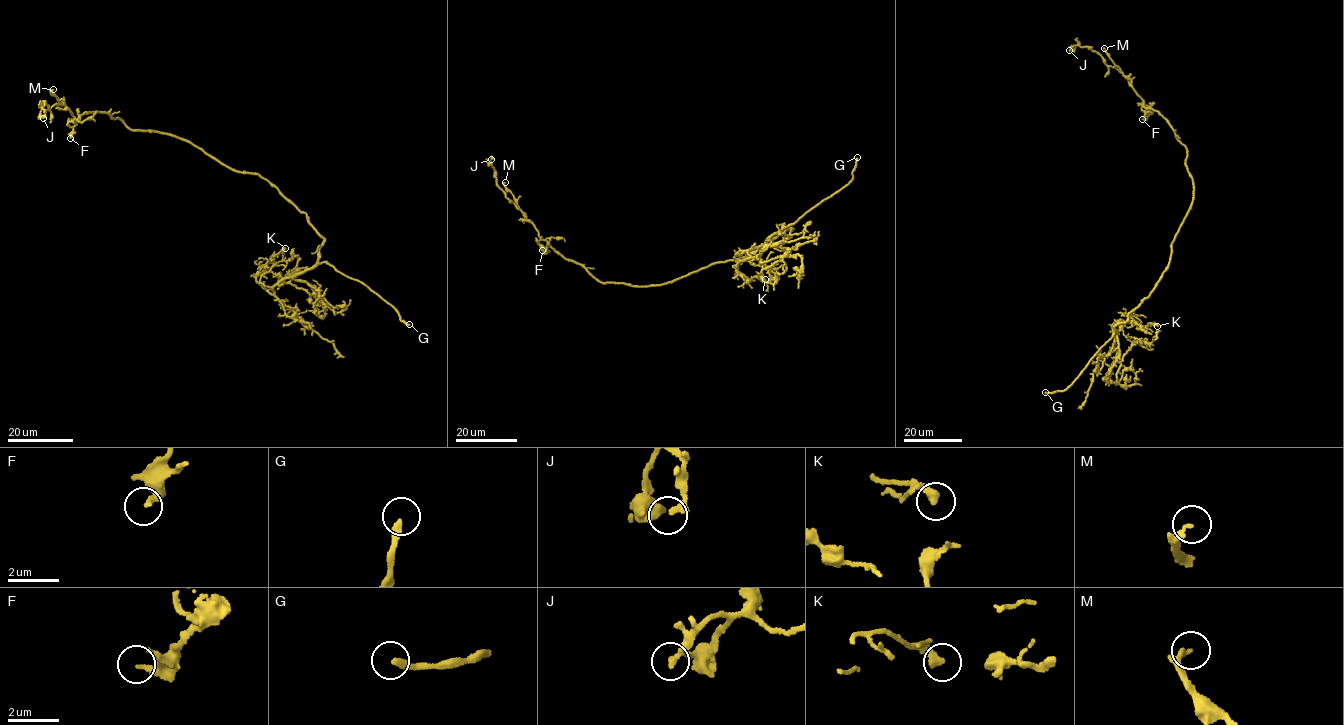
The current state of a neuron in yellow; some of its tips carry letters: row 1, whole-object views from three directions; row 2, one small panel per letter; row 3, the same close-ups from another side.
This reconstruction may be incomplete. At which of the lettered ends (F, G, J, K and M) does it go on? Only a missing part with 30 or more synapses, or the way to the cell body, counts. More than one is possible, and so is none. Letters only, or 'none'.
G, M

